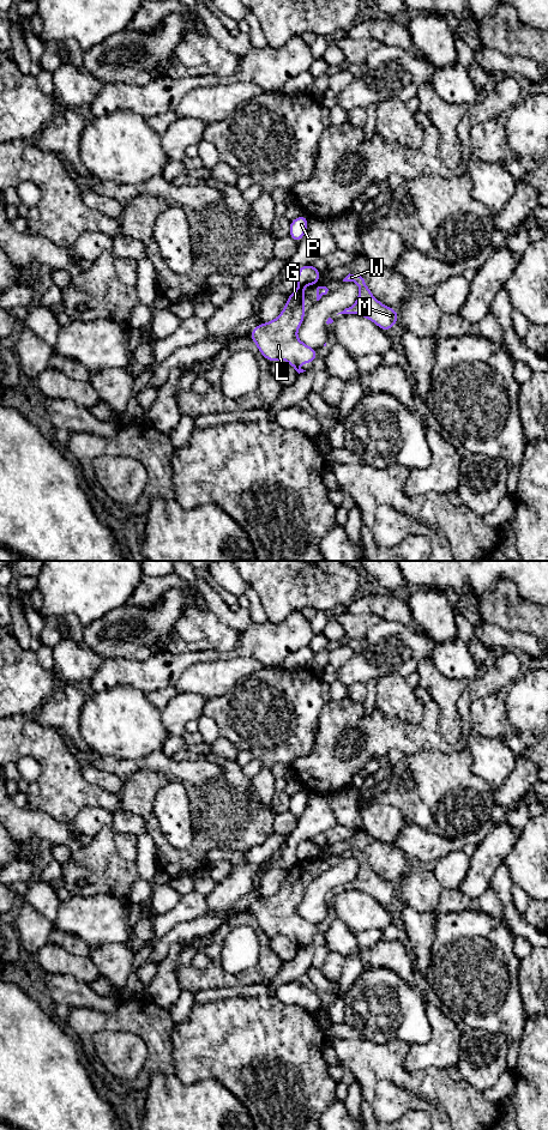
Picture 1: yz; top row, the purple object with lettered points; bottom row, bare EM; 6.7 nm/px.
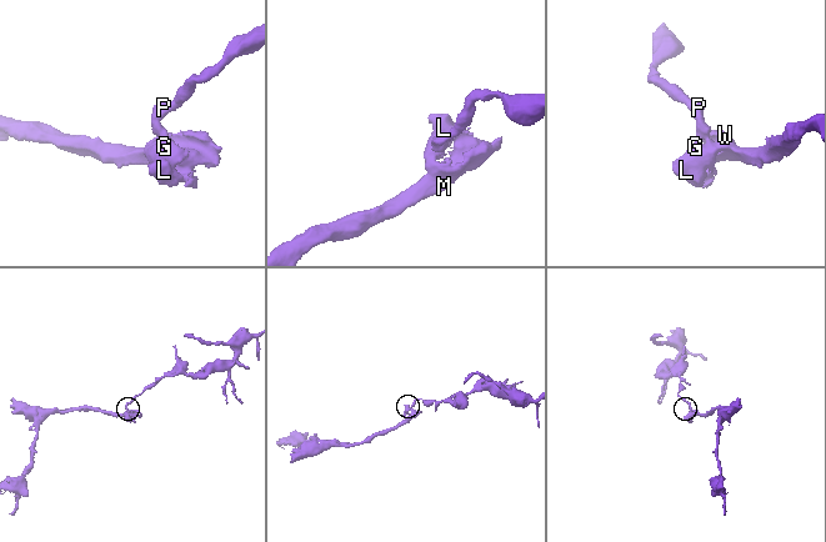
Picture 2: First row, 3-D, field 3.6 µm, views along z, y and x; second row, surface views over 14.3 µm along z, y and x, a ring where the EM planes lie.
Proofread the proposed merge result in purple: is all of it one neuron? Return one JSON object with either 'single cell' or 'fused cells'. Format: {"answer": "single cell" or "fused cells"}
{"answer": "fused cells"}

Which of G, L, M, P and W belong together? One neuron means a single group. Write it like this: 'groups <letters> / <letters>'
groups G L M W / P

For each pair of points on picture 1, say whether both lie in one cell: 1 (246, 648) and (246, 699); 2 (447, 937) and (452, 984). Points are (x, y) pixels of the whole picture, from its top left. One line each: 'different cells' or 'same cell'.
1: different cells
2: same cell

